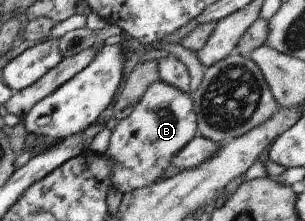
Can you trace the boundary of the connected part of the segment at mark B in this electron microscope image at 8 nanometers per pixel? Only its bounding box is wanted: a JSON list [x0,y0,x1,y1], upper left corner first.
[101,80,196,193]

